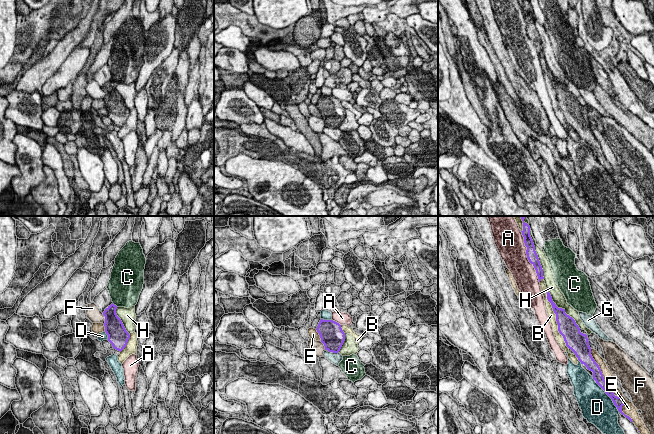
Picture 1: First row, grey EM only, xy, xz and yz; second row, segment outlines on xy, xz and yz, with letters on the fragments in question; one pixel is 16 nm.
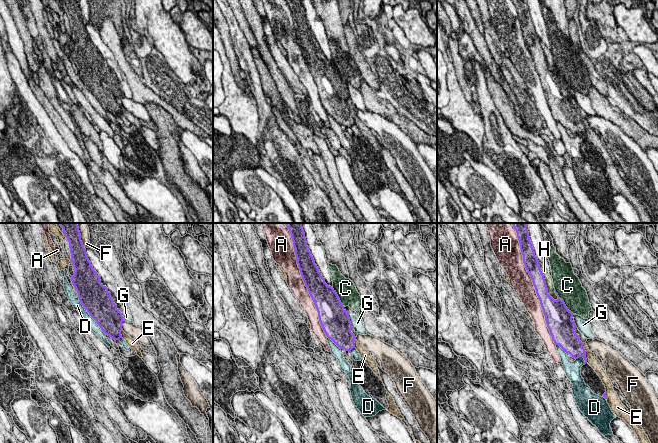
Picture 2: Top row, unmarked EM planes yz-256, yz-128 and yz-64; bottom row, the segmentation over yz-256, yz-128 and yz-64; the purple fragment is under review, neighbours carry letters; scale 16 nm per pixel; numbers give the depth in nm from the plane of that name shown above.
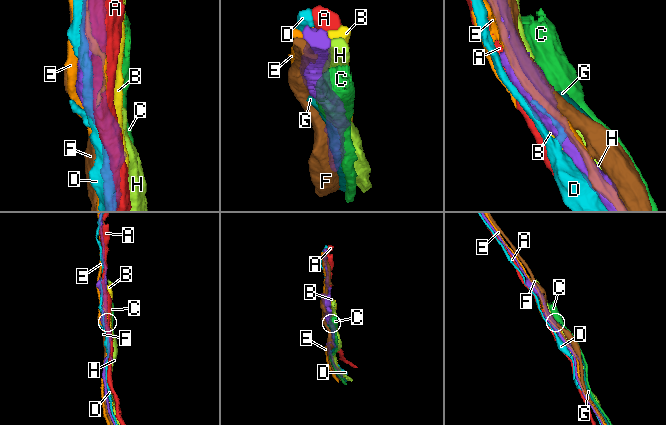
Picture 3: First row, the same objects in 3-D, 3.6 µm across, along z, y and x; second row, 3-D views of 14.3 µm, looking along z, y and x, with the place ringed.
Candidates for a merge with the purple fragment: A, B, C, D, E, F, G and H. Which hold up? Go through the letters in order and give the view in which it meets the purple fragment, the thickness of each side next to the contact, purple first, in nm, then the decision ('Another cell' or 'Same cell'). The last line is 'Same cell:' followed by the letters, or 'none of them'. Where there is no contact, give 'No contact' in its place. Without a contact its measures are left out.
A: Touches purple in yz. Thickness 170 nm (purple) against 420 nm. Another cell
B: Touches purple in yz. Thickness 320 nm (purple) against 130 nm. Another cell
C: Touches purple in xy. Thickness 220 nm (purple) against 440 nm. Another cell
D: Touches purple in yz. Thickness 160 nm (purple) against 500 nm. Another cell
E: Touches purple in yz. Thickness 160 nm (purple) against 160 nm. Another cell
F: Touches purple in xy. Thickness 320 nm (purple) against 240 nm. Another cell
G: Touches purple in xz. Thickness 380 nm (purple) against 180 nm. Another cell
H: Touches purple in yz. Thickness 170 nm (purple) against 140 nm. Another cell
Same cell: none of them

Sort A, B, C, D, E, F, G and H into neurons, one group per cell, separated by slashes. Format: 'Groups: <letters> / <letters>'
Groups: A / B / C H / D / E / F / G

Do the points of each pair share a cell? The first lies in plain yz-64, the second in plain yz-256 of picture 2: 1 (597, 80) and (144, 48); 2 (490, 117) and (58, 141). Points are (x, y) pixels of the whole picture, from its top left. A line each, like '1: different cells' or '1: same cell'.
1: different cells
2: different cells

